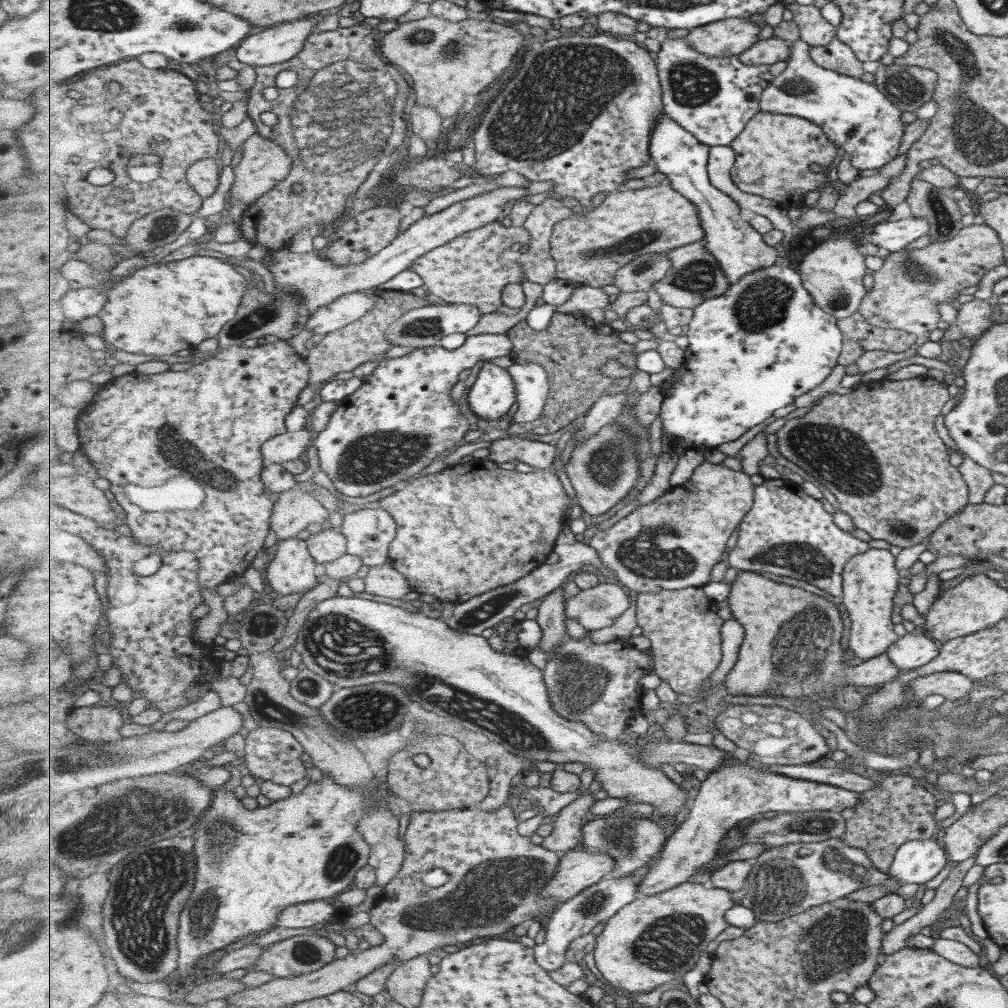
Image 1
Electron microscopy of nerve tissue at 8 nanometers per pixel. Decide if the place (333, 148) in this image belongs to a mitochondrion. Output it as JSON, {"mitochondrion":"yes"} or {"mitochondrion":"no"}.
{"mitochondrion":"yes"}

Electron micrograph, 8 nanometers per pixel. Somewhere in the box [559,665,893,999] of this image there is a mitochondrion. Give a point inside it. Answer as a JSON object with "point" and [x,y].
{"point":[781,885]}

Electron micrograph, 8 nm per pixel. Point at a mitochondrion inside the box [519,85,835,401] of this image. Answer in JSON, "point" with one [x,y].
{"point":[763,303]}

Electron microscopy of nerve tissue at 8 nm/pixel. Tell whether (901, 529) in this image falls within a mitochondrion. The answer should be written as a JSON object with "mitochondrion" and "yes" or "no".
{"mitochondrion":"yes"}

